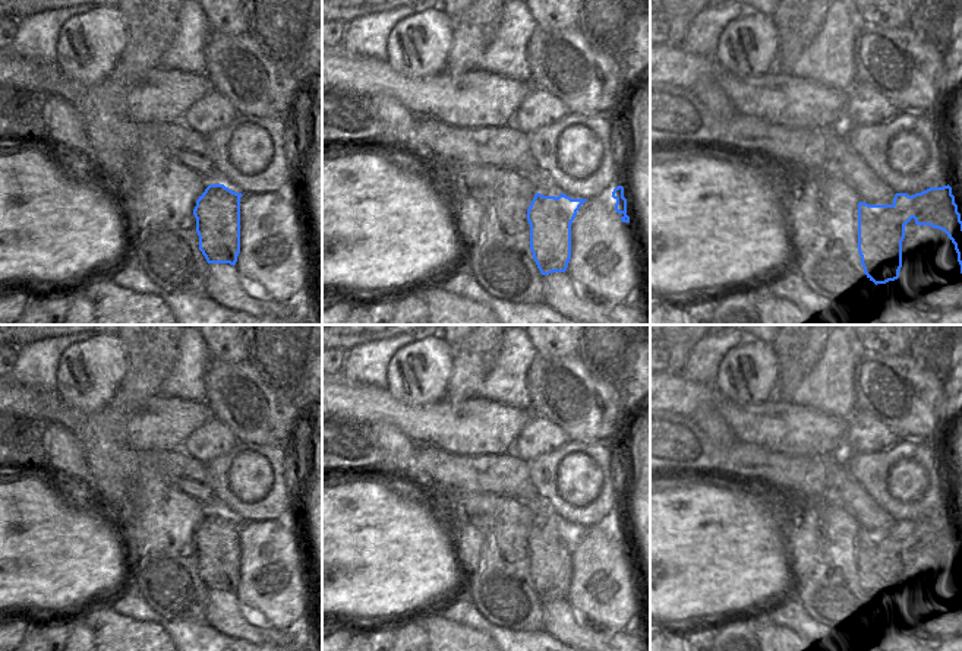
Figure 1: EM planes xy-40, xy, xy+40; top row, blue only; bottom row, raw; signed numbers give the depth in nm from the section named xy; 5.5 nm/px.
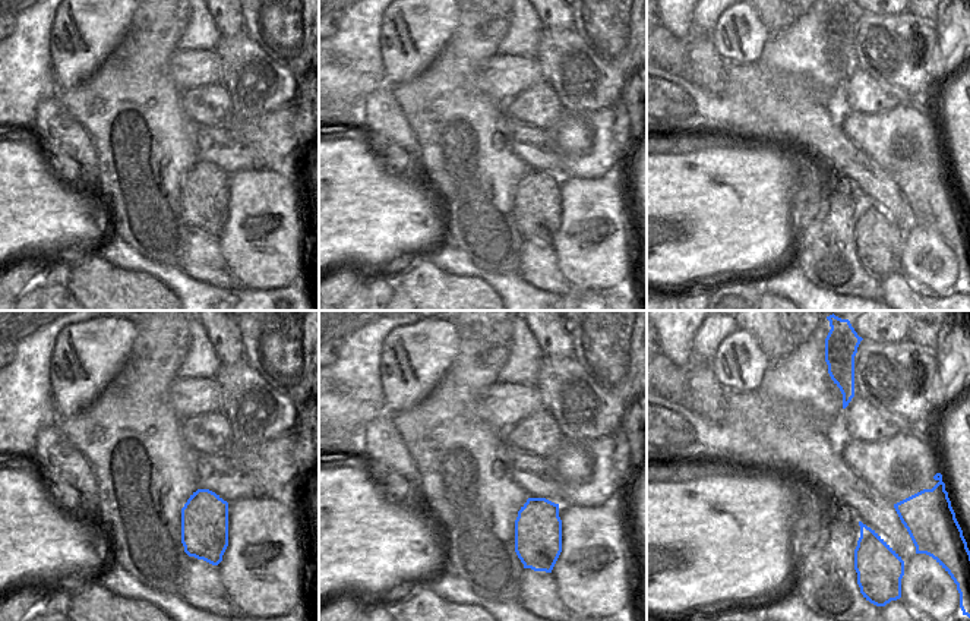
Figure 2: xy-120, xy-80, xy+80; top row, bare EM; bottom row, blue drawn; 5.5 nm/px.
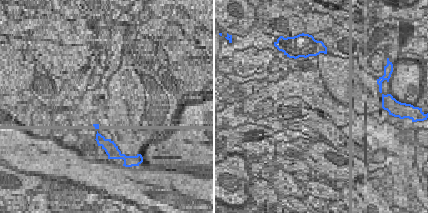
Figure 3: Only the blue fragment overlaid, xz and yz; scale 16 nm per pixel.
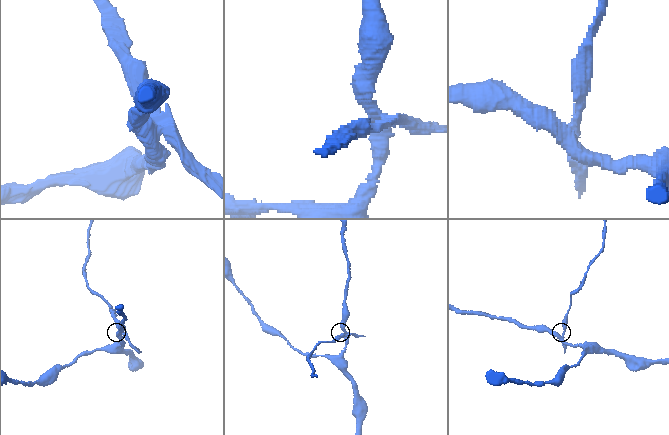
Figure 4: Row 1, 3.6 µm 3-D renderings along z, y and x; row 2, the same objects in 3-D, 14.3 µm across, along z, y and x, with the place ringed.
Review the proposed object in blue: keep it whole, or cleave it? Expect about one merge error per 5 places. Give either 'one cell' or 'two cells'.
two cells

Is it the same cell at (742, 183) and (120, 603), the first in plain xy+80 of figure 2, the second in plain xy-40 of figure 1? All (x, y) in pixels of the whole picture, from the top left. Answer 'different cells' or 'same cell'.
different cells

